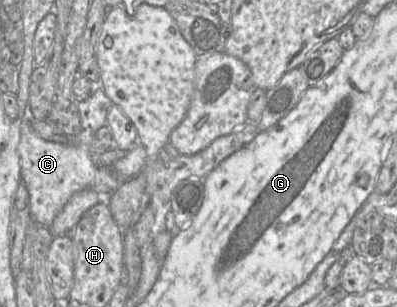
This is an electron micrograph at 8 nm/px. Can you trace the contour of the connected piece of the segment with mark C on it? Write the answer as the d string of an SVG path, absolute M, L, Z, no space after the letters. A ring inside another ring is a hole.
M104 89L97 90L84 101L77 103L81 131L75 143L63 144L48 141L38 136L29 121L21 122L21 137L17 152L20 158L21 178L30 200L30 213L39 224L50 226L71 196L84 188L91 188L104 198L118 189L121 183L139 174L148 162L144 147L137 142L111 167L97 167L91 158L90 141L95 132L106 125L107 113L113 102Z

